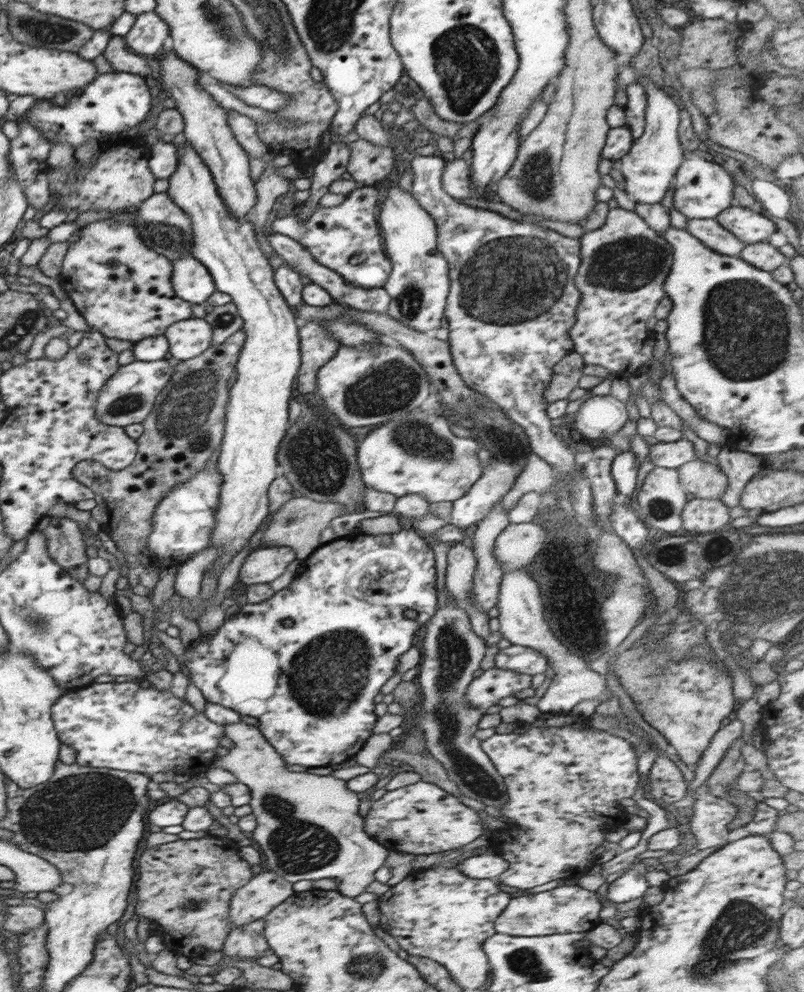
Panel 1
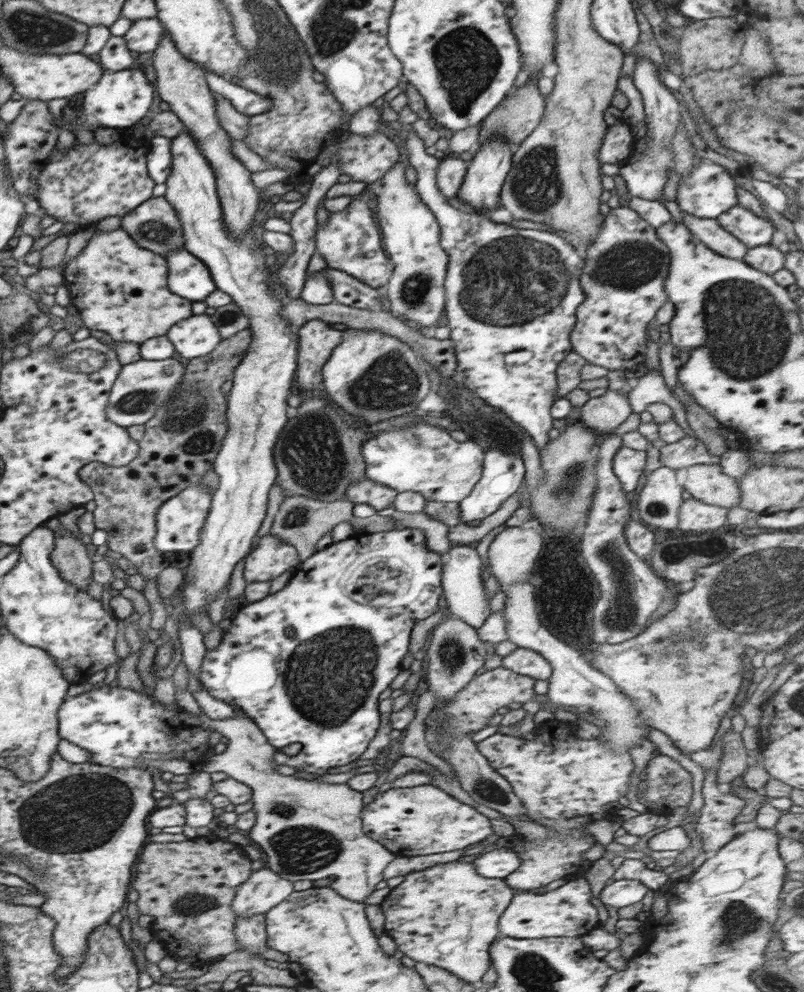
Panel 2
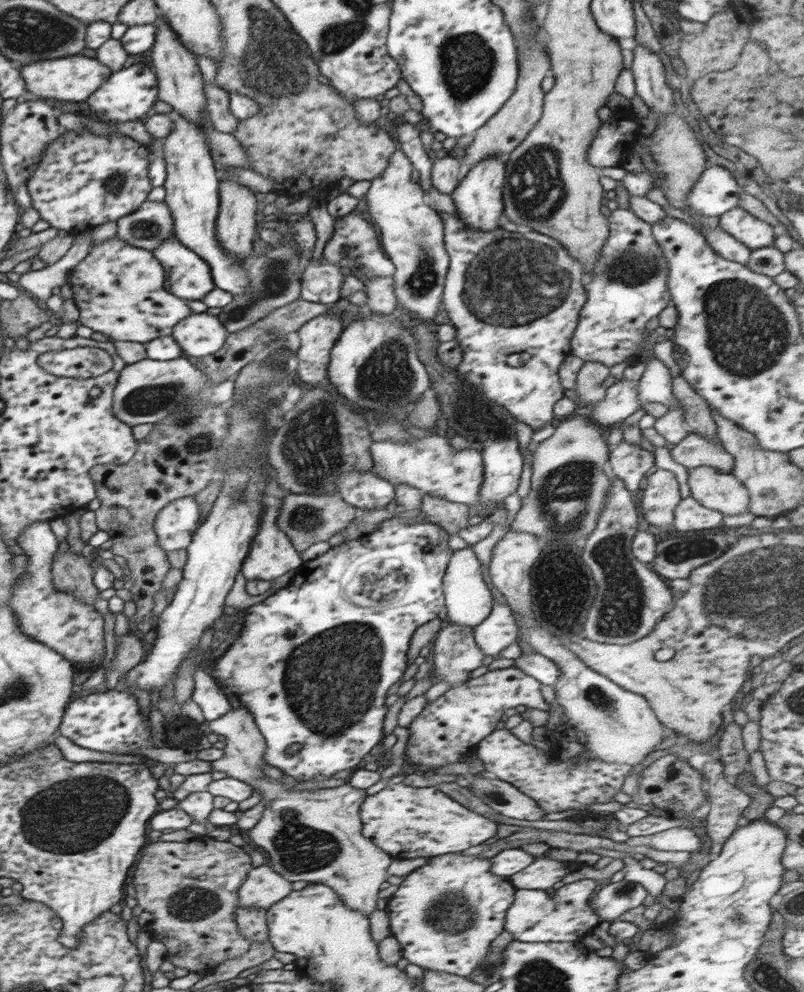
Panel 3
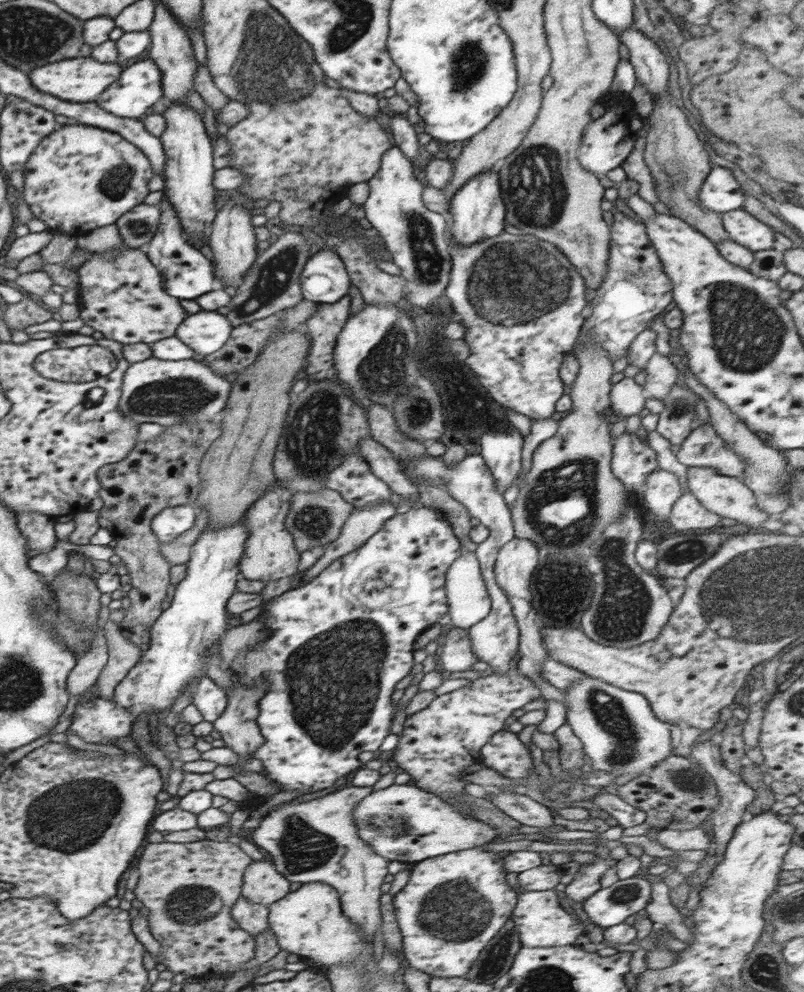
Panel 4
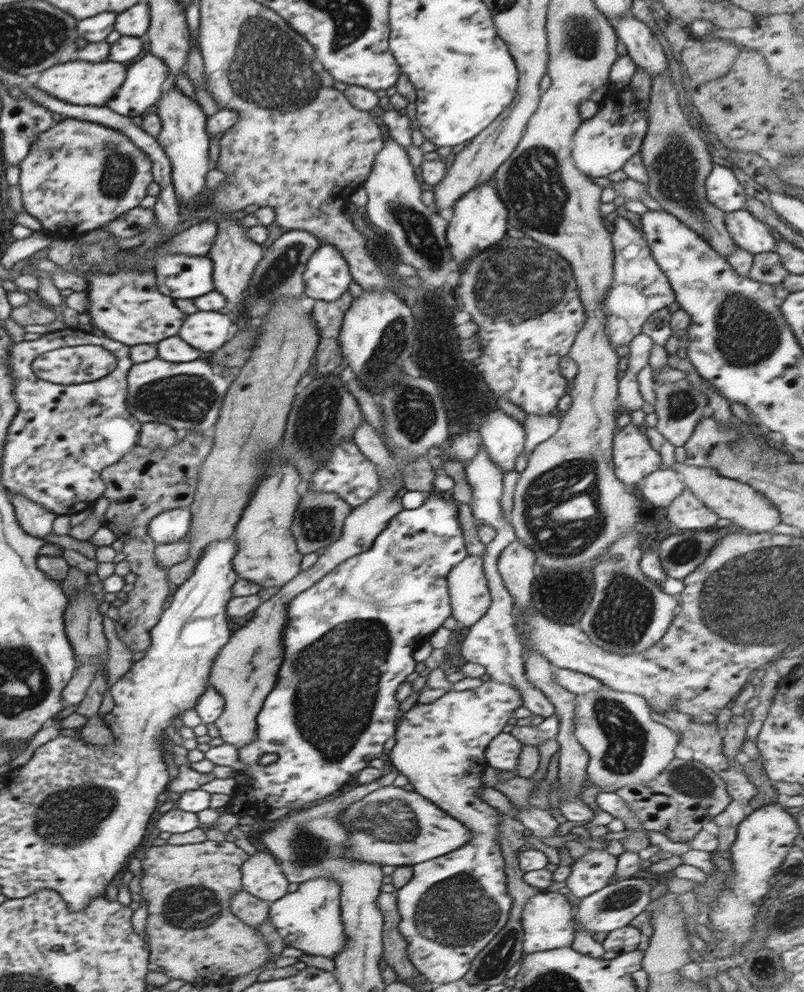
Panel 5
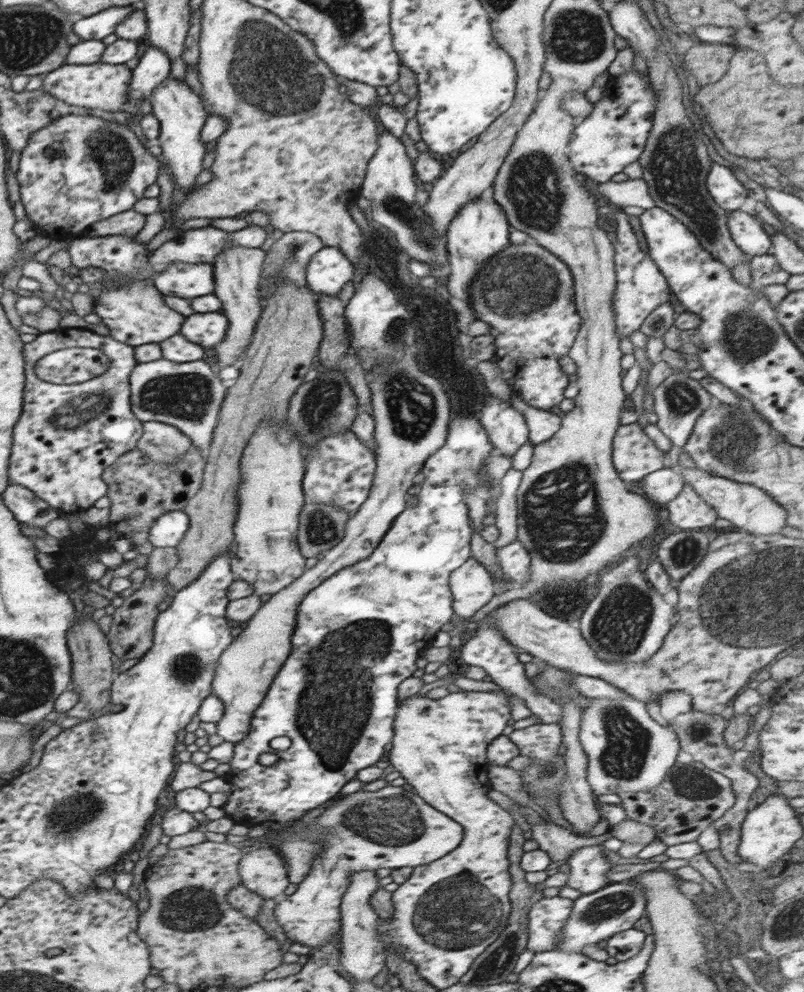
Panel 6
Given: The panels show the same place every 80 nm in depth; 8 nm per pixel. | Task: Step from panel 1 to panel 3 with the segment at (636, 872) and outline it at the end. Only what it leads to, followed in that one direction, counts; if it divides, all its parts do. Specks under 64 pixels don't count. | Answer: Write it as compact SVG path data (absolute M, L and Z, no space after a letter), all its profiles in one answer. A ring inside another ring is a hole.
M622 880L602 886L598 894L590 900L590 907L600 917L601 921L618 920L628 910L638 908L647 896L644 886L638 882Z

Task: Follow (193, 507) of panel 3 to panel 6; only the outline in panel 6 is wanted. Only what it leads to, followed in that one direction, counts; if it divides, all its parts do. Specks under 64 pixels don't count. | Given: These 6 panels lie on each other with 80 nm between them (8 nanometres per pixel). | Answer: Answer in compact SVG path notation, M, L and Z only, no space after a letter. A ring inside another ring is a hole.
M174 510L158 517L150 527L149 541L154 547L177 547L190 525L190 517L183 510Z

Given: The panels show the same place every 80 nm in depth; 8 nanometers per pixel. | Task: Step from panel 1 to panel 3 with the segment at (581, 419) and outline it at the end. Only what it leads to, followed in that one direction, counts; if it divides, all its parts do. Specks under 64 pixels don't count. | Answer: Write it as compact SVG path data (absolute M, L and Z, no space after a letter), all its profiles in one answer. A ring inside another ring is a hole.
M622 379L607 388L607 394L600 403L592 406L588 420L598 426L612 426L622 422L638 411L638 390L628 379Z

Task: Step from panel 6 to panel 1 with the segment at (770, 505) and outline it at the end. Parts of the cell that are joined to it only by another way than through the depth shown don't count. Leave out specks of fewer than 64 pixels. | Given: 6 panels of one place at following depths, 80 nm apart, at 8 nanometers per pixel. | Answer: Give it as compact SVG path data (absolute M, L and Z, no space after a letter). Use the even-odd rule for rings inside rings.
M699 459L678 467L679 481L685 490L698 498L720 499L728 486L728 477L718 465Z

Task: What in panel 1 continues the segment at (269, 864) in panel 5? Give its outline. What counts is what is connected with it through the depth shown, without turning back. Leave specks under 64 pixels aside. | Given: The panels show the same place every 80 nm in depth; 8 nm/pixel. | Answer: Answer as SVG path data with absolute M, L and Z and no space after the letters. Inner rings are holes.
M274 872L256 874L246 885L234 892L230 900L230 928L246 926L265 916L285 902L292 894L293 884Z

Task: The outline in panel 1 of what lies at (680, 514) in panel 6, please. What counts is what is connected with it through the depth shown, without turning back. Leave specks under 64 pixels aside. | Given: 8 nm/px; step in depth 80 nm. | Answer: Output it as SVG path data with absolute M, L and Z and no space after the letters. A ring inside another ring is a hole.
M698 498L688 501L682 511L682 532L714 533L726 528L731 521L729 507L716 498Z

